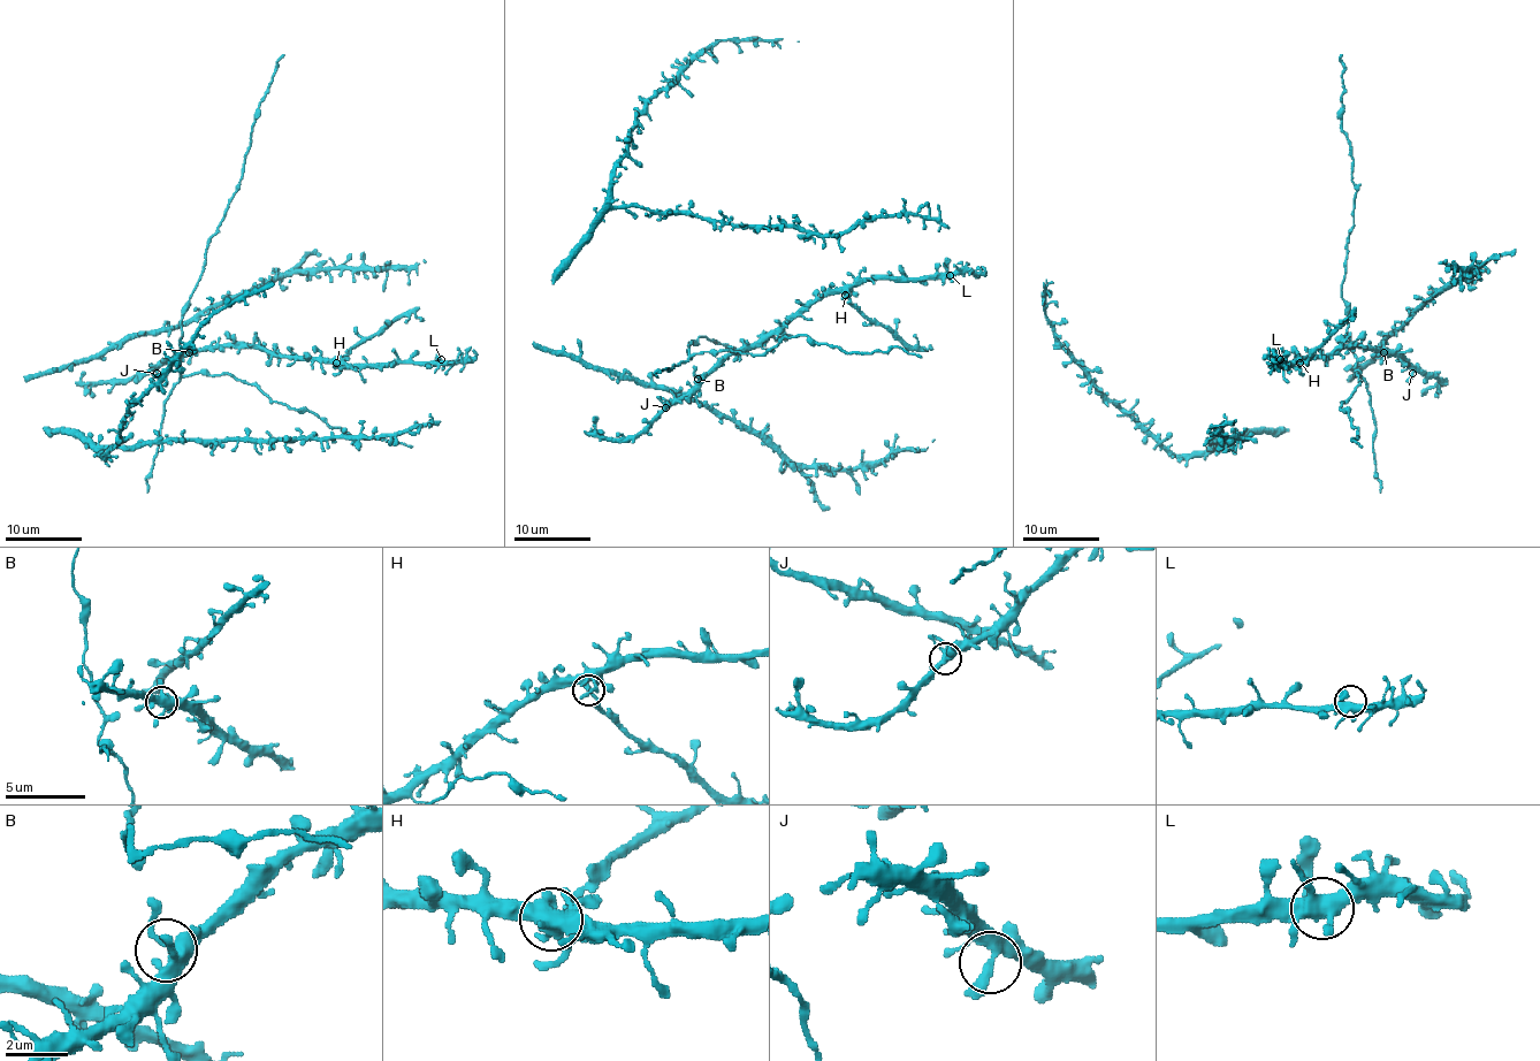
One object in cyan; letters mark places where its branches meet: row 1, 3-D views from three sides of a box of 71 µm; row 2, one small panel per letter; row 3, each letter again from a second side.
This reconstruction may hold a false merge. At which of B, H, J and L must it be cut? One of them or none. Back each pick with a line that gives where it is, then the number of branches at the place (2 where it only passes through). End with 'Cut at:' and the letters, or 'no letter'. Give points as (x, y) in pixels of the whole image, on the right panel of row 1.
H: at (1300, 363); 5 branches meet
Cut at: H

